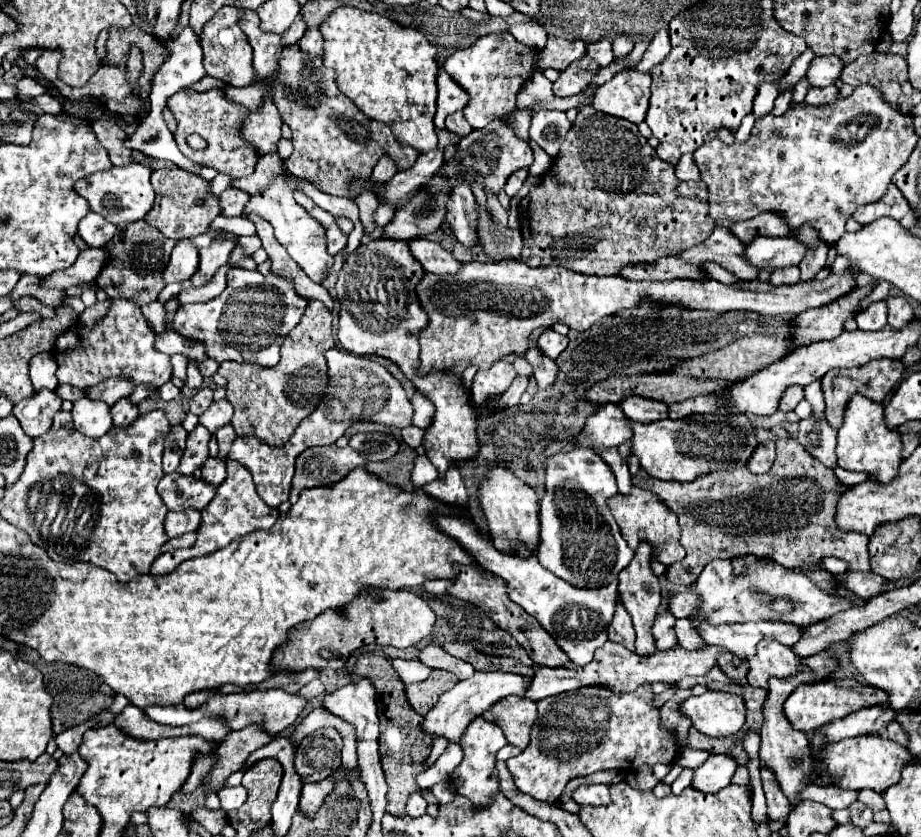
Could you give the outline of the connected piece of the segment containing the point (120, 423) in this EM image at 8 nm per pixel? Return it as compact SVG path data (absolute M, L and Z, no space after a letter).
M121 399L117 401L117 405L111 407L111 417L113 417L113 425L115 427L129 427L135 419L137 419L137 405L129 403L129 399Z

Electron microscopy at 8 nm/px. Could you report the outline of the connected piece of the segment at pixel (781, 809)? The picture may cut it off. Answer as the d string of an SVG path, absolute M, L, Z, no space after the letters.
M765 767L761 769L761 781L763 781L763 791L767 797L767 815L773 821L785 821L789 817L789 799L783 795L775 775Z

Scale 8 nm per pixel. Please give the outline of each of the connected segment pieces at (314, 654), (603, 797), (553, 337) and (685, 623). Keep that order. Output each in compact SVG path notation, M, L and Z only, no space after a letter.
M381 591L383 599L375 601L367 593L359 595L345 613L325 611L313 621L299 625L289 635L289 641L273 653L271 665L275 671L307 671L307 669L341 669L349 655L361 645L393 645L397 649L411 647L425 639L435 623L435 613L417 595L409 591Z
M579 785L571 799L579 805L607 805L609 803L609 785Z
M545 329L545 333L539 337L537 345L539 345L539 349L541 349L547 357L557 359L559 353L567 347L567 337L555 333L553 329Z
M679 619L677 625L675 625L675 631L677 631L677 637L679 637L679 645L681 647L685 647L685 649L697 649L697 647L701 649L701 647L707 647L705 641L691 631L689 619Z

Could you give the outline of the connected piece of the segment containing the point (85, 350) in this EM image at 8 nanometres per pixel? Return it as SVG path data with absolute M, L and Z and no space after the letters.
M115 299L107 317L101 323L97 323L95 327L75 325L57 337L55 351L53 351L53 355L59 363L57 379L59 379L59 383L69 383L69 385L83 389L89 385L103 383L105 379L111 379L111 377L125 377L125 379L131 379L135 385L145 383L145 385L159 389L161 385L165 385L171 379L171 363L169 363L169 355L163 355L153 349L153 341L155 341L155 331L151 331L145 325L145 317L143 317L139 305L129 299Z

